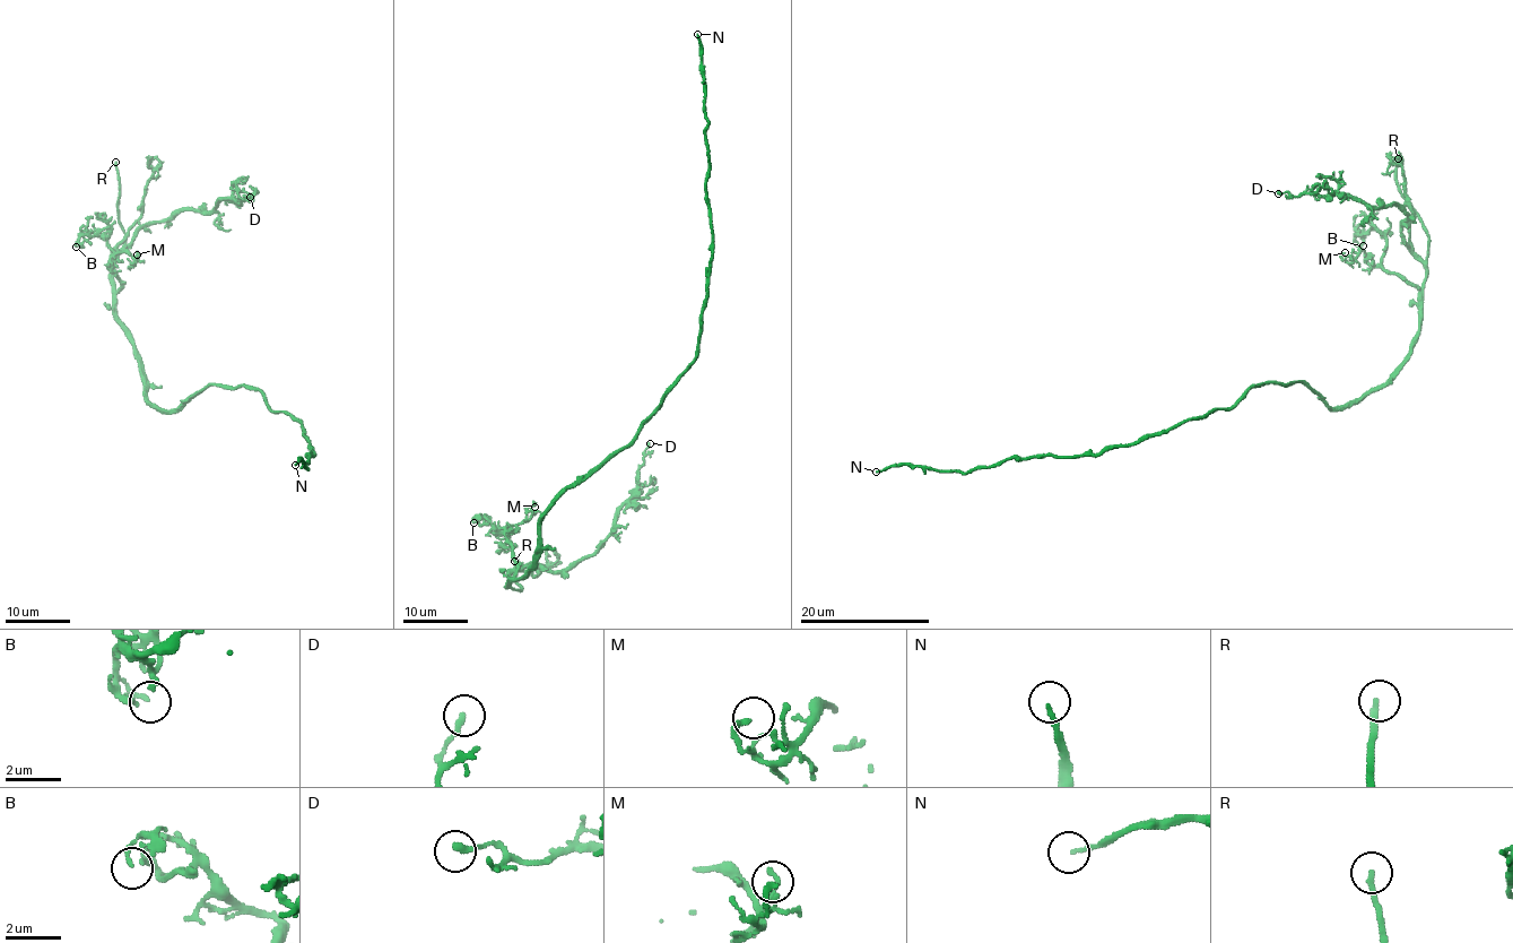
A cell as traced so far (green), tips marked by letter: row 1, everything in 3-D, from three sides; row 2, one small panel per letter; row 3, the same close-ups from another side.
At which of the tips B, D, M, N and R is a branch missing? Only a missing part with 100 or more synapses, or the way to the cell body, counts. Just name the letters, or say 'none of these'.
N, R

